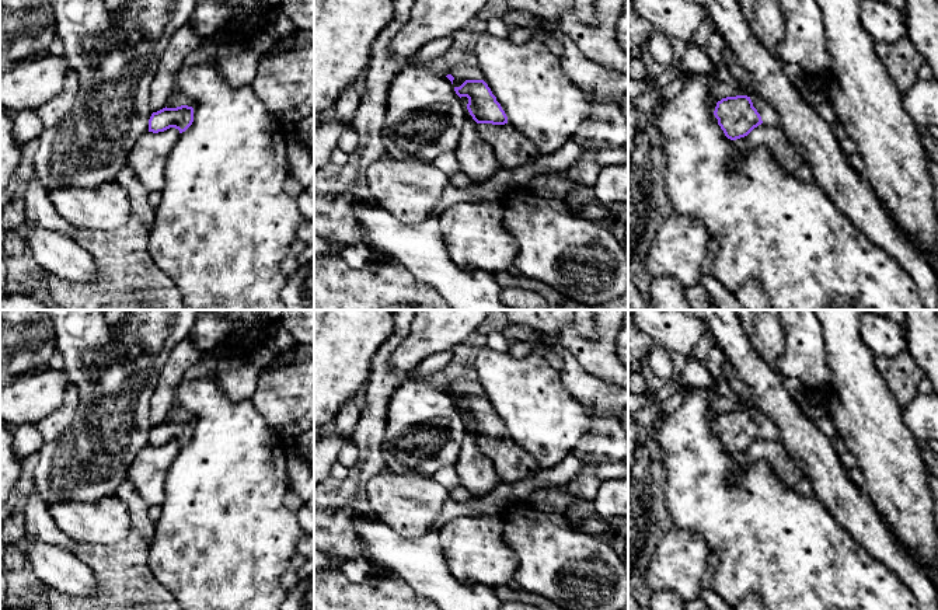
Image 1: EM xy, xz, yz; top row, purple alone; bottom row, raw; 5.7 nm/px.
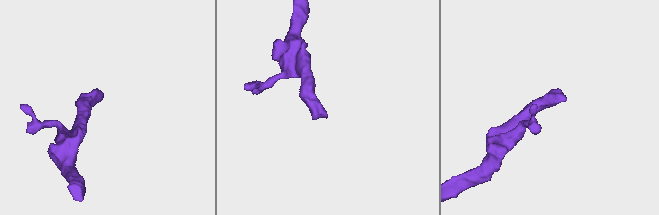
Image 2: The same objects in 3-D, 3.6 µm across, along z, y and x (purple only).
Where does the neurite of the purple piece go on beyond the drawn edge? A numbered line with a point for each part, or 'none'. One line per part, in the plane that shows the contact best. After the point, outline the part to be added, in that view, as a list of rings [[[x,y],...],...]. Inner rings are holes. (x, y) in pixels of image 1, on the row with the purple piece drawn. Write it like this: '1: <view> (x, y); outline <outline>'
1: xz (512, 150); outline [[[480,123],[478,133],[492,147],[503,168],[531,165],[543,157],[536,146],[509,123]]]

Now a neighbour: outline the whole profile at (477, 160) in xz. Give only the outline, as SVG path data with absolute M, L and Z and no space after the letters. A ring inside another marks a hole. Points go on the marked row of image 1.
M461 97L465 107L465 121L463 123L458 146L454 151L460 170L473 182L487 182L499 168L492 147L480 136L478 125L467 109L468 98Z

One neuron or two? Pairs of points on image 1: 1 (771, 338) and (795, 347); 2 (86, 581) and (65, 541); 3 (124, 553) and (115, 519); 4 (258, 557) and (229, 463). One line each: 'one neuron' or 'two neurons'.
1: two neurons
2: two neurons
3: two neurons
4: one neuron

